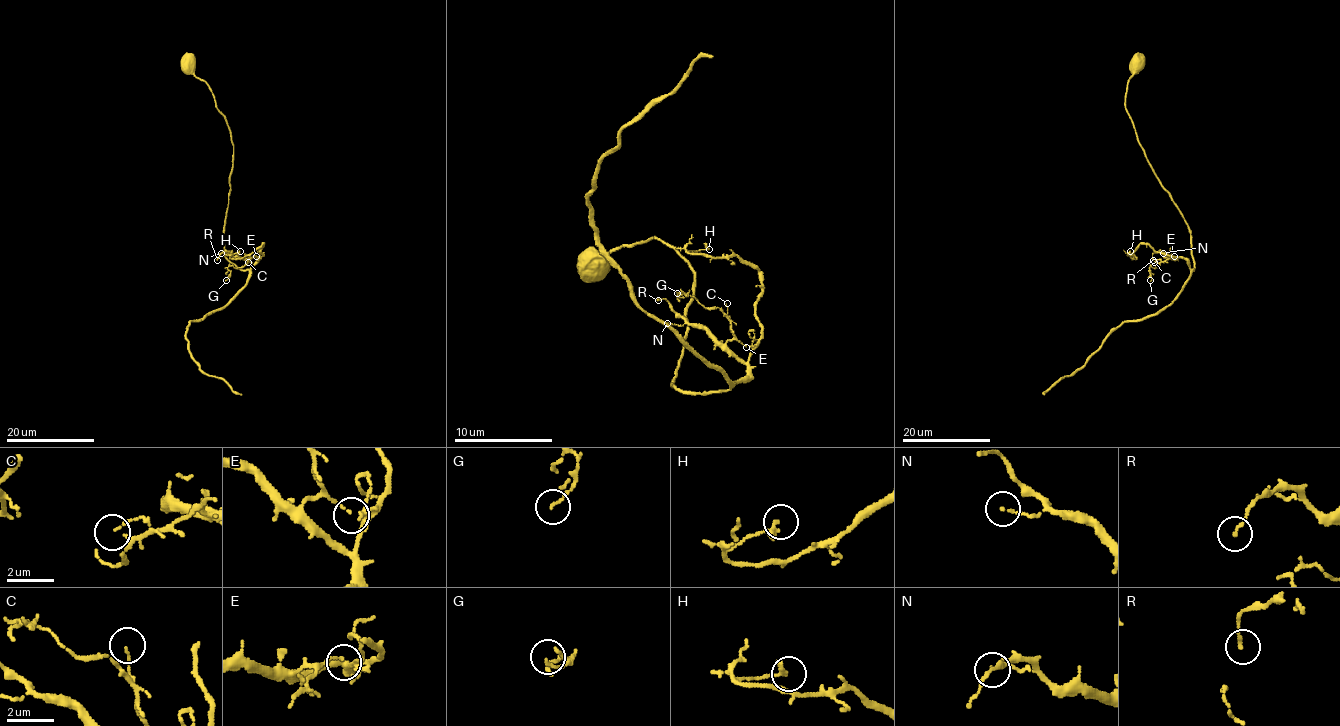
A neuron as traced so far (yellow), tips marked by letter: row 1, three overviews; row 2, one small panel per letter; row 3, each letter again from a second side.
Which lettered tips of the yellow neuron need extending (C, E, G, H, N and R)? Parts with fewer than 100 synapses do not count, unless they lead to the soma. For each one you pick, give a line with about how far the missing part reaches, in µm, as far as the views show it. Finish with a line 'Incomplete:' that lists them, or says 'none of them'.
Incomplete: none of them

